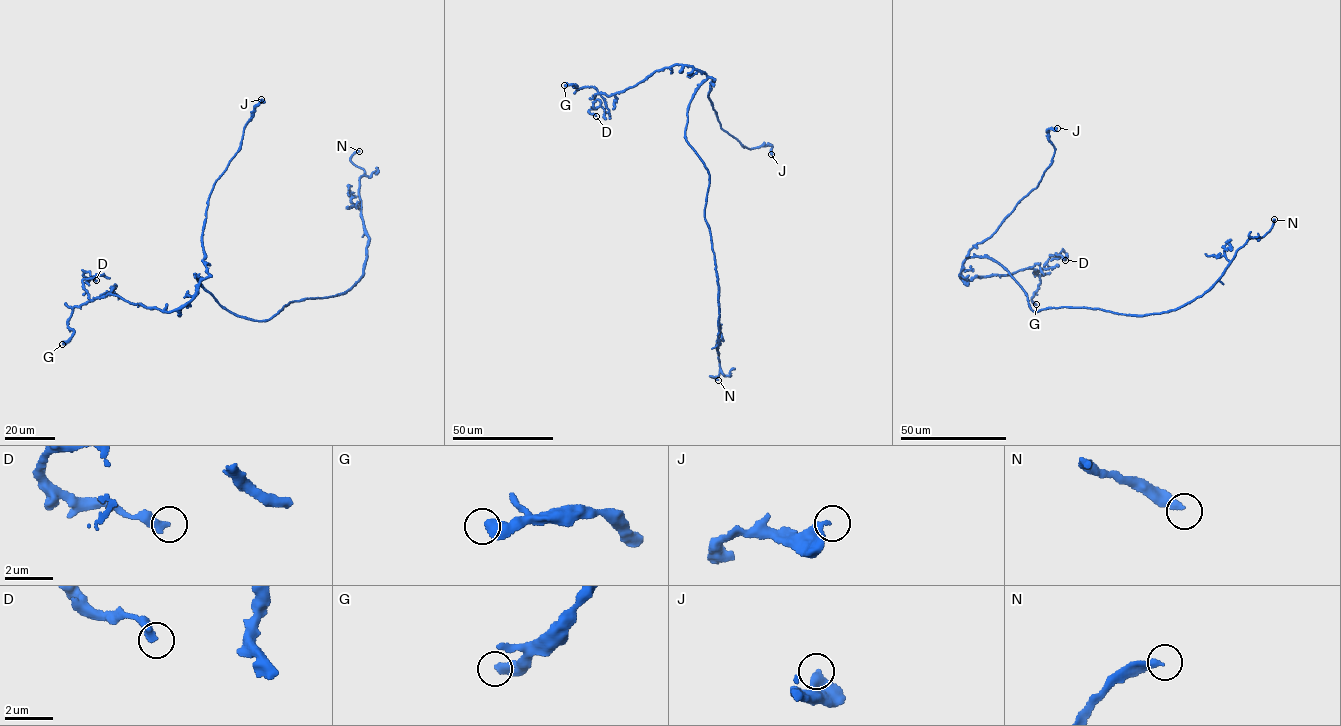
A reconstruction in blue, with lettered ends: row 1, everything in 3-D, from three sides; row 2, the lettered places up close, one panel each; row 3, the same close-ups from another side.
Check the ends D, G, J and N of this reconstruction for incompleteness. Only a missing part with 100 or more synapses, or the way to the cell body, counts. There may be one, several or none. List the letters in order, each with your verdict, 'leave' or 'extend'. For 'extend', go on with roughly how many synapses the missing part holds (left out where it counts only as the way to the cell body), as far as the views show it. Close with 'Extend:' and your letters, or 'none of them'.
D: leave
G: leave
J: leave
N: extend
Extend: N

